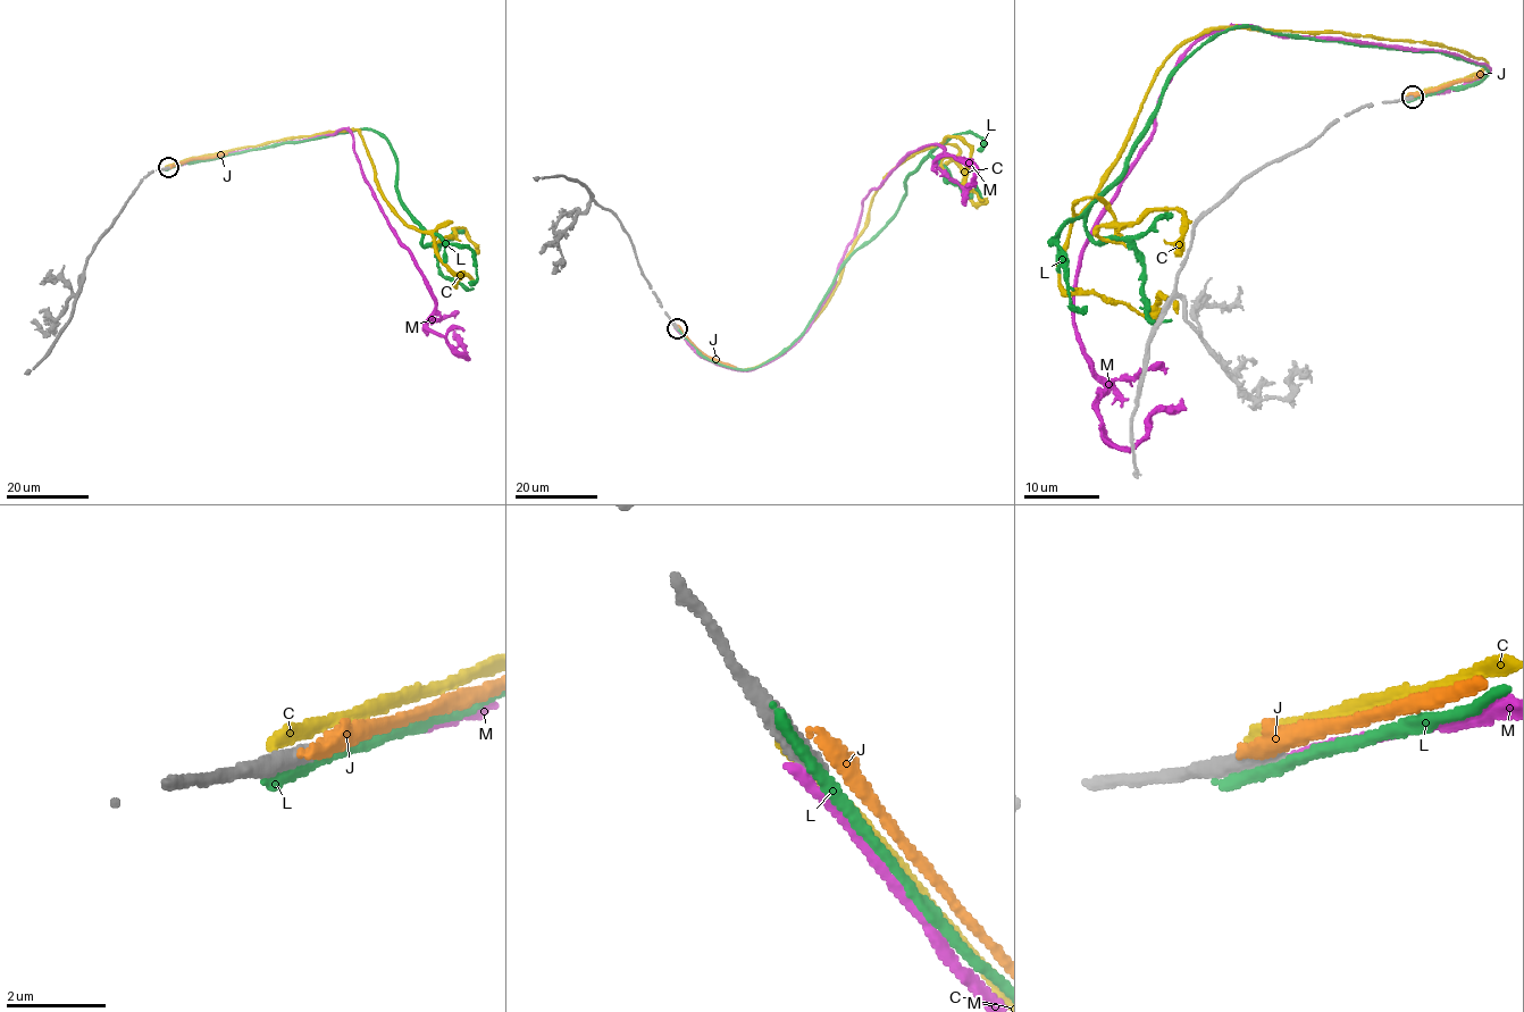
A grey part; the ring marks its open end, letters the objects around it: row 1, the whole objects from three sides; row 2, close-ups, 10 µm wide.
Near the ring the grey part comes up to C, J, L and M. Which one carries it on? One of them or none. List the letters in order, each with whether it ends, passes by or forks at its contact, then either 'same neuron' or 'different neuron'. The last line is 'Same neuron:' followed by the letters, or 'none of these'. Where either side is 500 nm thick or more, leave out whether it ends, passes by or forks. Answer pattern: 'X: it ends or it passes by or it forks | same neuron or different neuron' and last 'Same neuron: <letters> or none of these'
C: different neuron
J: it ends | different neuron
L: different neuron
M: it ends | different neuron
Same neuron: none of these

